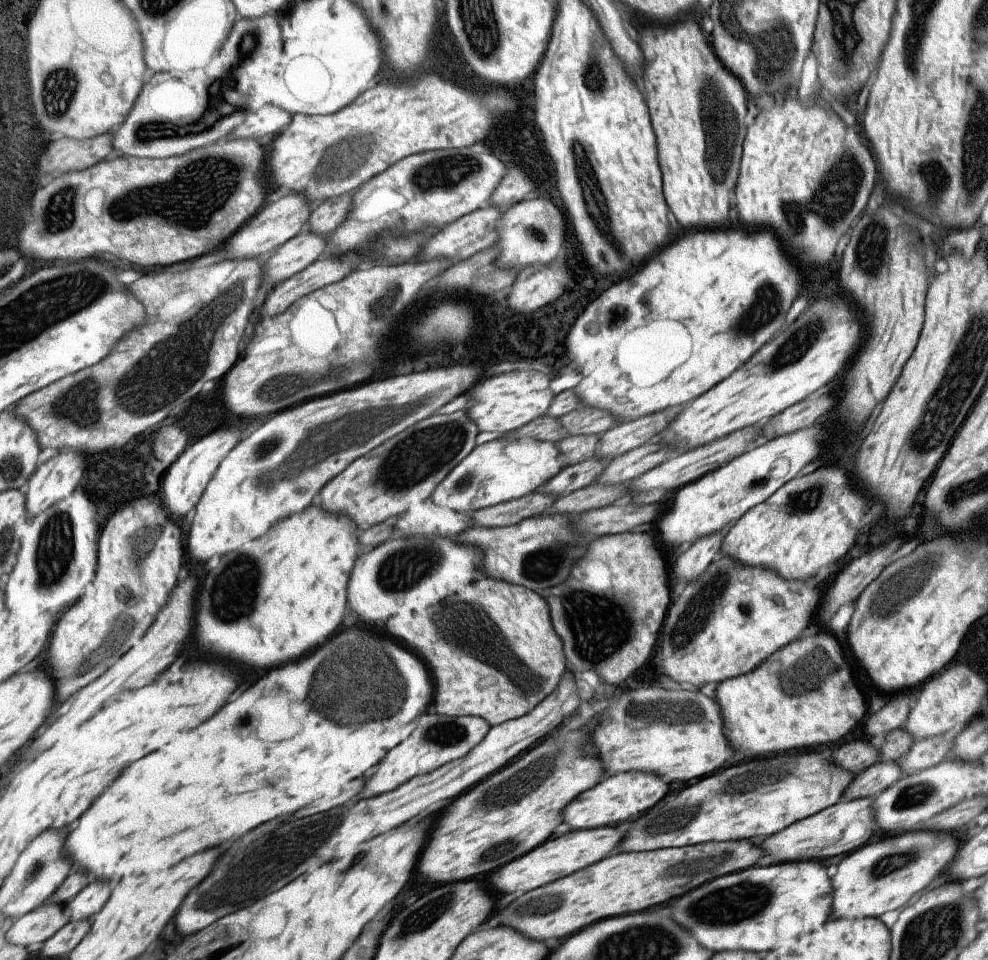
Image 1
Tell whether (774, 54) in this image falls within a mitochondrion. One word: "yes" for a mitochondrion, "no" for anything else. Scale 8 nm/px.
yes

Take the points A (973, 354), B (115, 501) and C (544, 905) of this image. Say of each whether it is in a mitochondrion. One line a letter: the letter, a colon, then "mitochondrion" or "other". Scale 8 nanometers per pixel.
A: mitochondrion
B: other
C: mitochondrion

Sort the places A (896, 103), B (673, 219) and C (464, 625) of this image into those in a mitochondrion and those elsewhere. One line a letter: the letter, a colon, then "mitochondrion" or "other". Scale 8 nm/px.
A: other
B: other
C: mitochondrion

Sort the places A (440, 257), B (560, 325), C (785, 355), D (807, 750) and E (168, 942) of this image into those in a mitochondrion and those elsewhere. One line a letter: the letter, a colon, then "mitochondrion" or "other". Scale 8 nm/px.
A: other
B: other
C: mitochondrion
D: other
E: other

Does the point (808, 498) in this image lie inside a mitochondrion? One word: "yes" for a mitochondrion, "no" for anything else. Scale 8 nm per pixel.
yes

